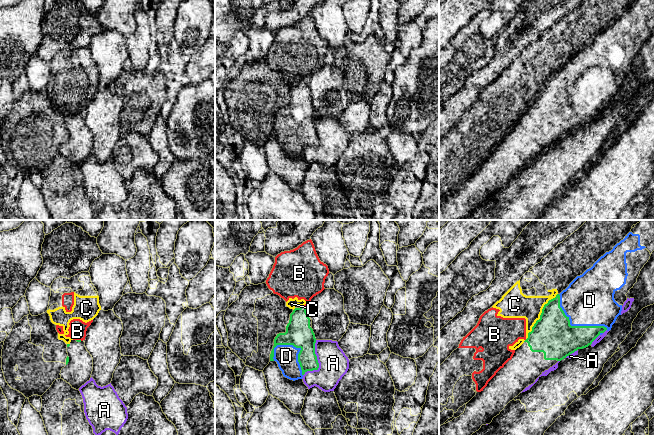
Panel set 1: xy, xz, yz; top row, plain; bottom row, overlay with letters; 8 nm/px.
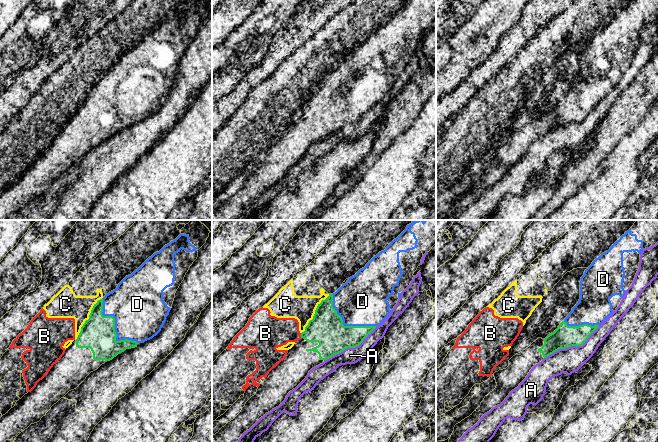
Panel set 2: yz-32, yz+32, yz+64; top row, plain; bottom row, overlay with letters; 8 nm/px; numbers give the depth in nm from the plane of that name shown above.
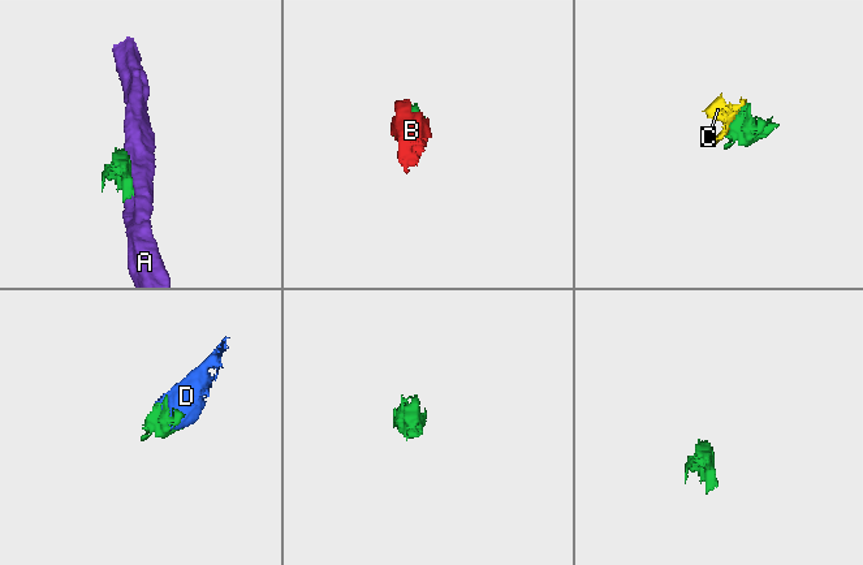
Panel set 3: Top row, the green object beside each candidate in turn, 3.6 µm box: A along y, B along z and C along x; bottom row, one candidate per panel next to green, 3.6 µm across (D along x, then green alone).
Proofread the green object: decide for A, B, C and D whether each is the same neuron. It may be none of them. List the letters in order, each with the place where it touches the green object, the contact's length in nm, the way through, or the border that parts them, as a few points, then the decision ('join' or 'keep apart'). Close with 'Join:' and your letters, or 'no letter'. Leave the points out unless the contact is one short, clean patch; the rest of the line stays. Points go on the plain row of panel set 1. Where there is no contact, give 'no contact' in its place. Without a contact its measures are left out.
A: xz (317, 137) | 300 nm | keep apart
B: xy (79, 116) | 50 nm | along xy (76, 115), (81, 116) | keep apart
C: yz (540, 93) | 480 nm | along yz (557, 69), (544, 81), (540, 93), (523, 117) | keep apart
D: yz (574, 102) | 480 nm | join
Join: D

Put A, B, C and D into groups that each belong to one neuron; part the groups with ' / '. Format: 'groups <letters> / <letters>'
groups A / B C / D

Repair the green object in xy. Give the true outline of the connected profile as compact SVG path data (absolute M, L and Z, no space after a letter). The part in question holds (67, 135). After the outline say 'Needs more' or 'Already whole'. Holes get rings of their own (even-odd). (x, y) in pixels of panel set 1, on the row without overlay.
M71 116L67 120L66 142L61 146L61 155L72 164L79 164L90 156L93 147L93 134L85 123L84 116Z. Needs more

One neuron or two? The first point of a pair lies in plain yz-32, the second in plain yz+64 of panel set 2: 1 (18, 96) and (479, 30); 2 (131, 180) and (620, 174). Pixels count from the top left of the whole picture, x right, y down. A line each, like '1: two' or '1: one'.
1: two
2: one

